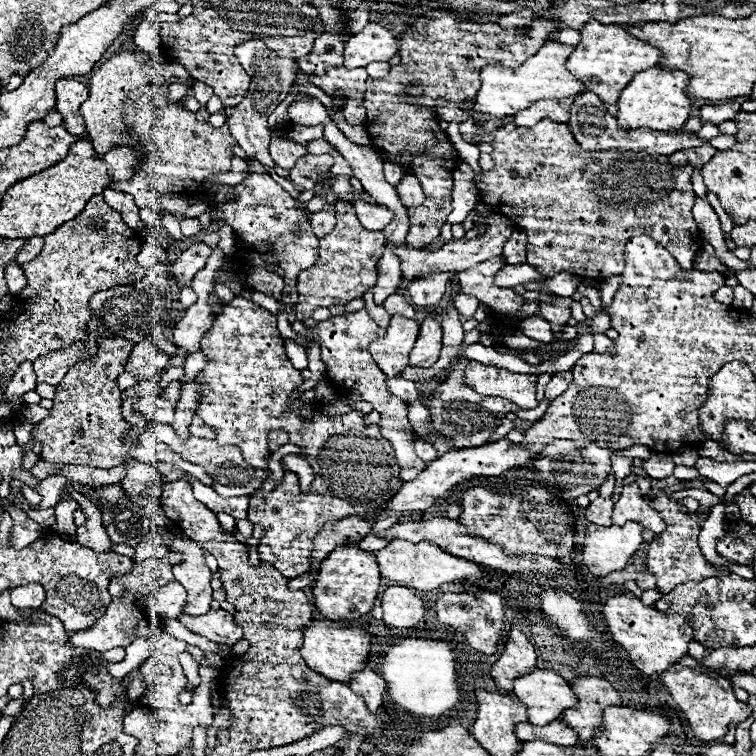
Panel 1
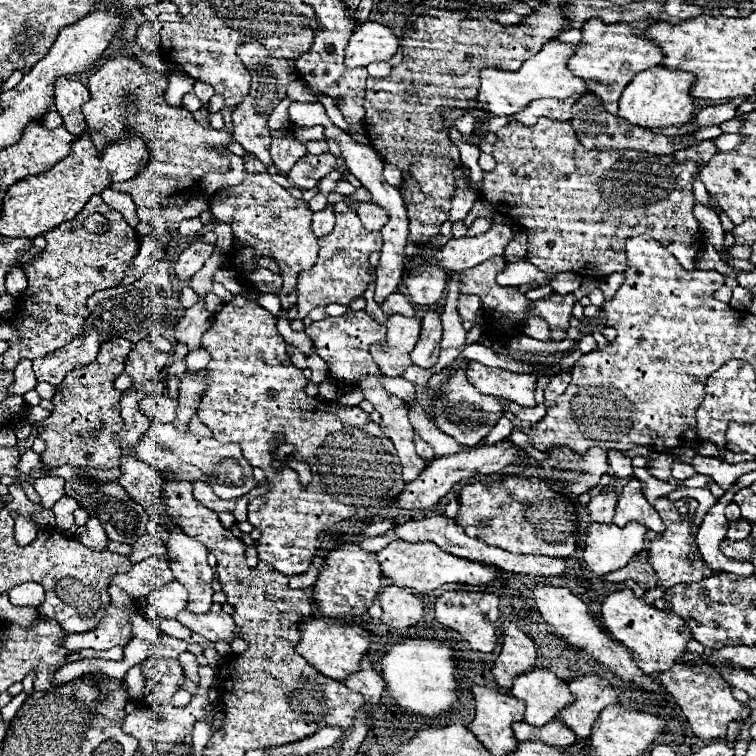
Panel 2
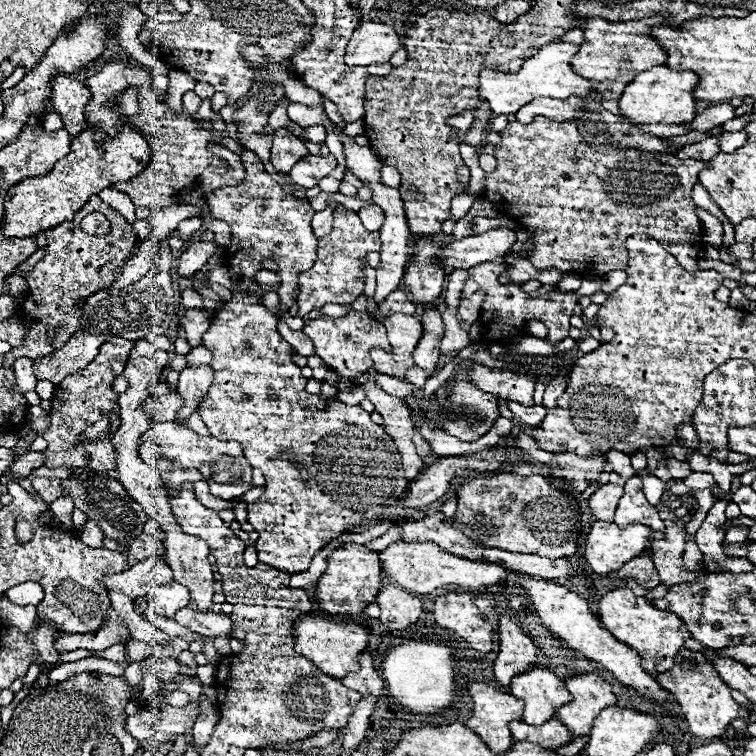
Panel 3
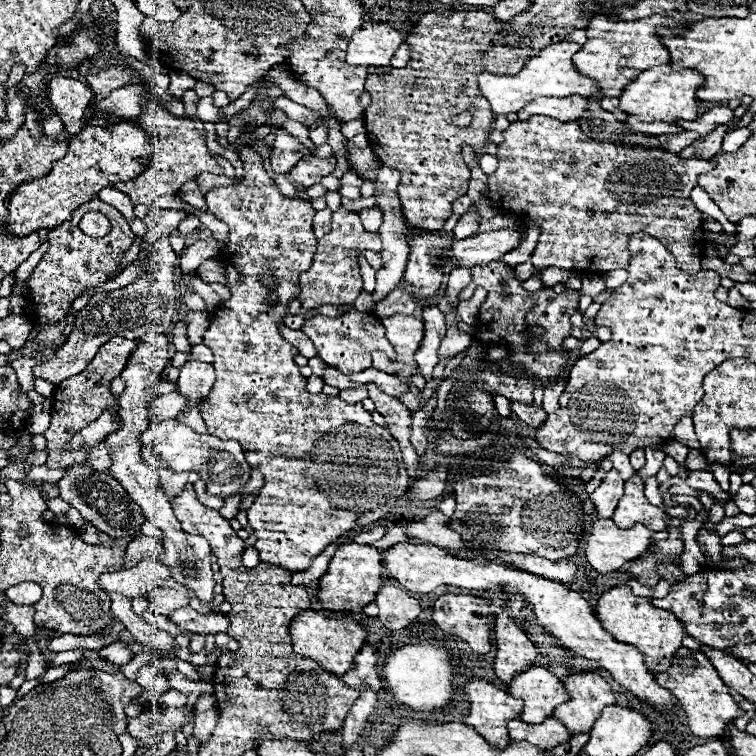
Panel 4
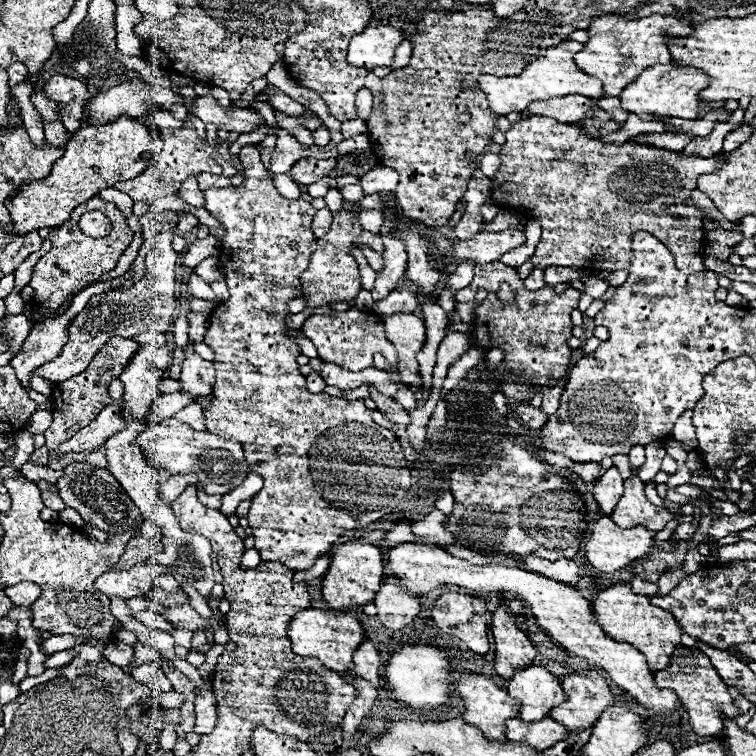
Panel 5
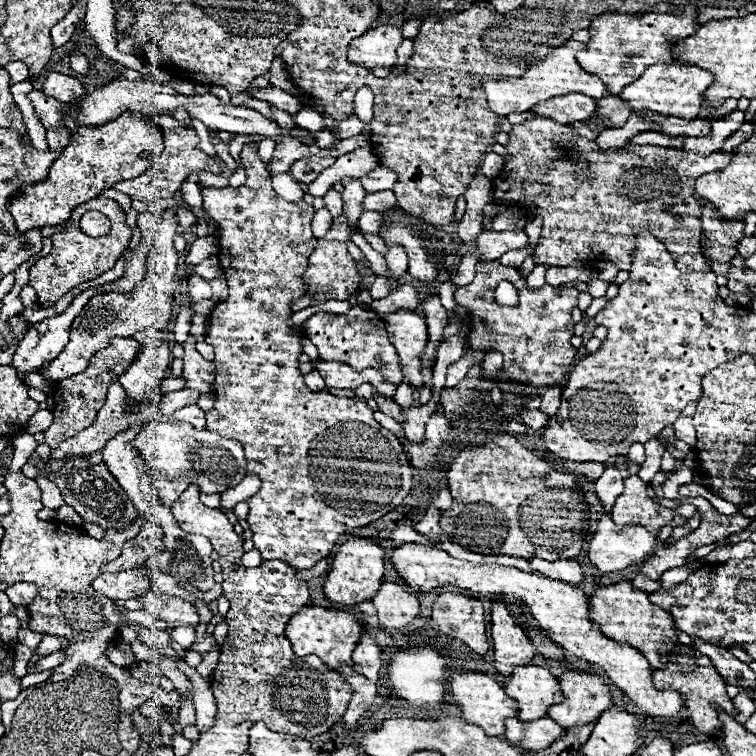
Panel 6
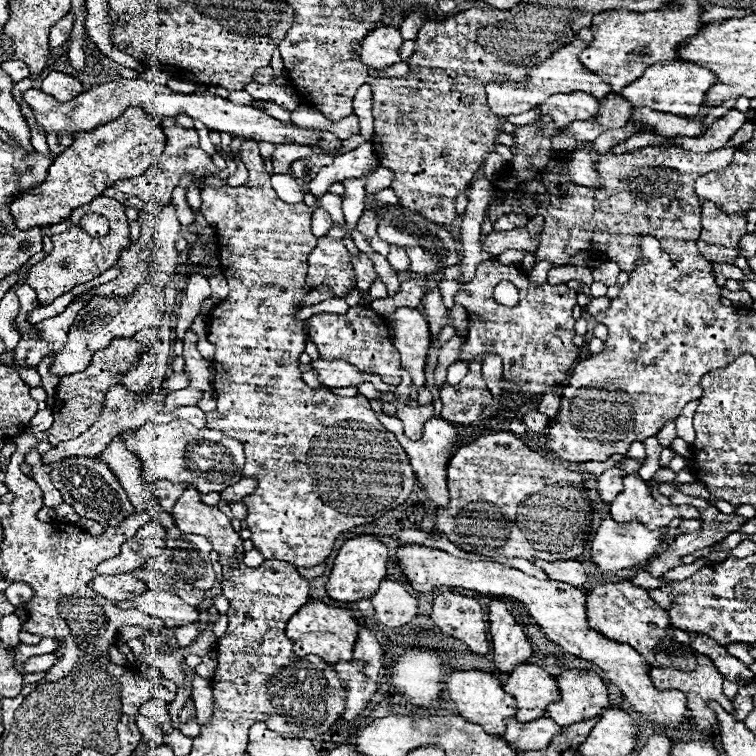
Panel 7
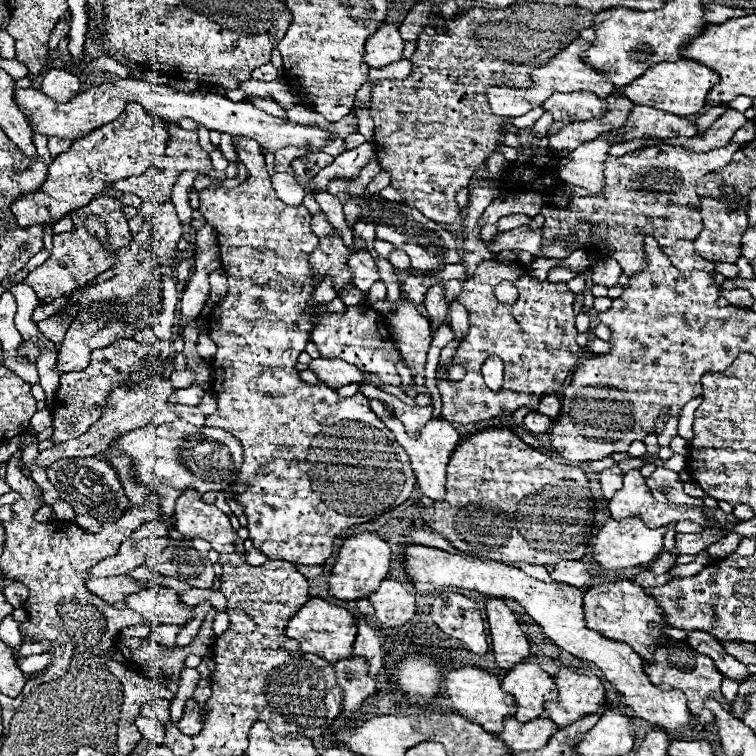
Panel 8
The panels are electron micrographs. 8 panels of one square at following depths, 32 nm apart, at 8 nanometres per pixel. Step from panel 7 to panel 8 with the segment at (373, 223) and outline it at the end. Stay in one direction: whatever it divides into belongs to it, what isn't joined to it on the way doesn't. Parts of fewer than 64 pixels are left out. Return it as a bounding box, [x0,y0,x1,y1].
[352,222,376,250]

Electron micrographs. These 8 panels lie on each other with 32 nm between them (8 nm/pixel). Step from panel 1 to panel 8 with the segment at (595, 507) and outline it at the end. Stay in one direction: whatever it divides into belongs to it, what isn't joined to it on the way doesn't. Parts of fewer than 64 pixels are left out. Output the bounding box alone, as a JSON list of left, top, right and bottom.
[600,462,622,500]

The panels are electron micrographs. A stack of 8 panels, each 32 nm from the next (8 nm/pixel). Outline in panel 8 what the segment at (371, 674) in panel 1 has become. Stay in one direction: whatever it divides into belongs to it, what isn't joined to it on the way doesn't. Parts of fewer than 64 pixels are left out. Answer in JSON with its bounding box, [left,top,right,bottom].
[354,614,382,676]

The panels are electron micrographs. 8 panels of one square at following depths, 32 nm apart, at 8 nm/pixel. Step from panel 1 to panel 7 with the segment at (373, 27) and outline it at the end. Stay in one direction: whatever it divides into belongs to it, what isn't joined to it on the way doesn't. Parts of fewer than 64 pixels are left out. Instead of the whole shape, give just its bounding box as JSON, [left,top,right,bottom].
[360,26,404,70]

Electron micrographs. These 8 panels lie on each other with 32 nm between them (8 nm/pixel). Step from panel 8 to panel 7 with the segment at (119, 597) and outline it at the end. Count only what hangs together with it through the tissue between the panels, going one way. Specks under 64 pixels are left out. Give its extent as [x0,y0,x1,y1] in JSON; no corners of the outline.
[88,572,146,602]

